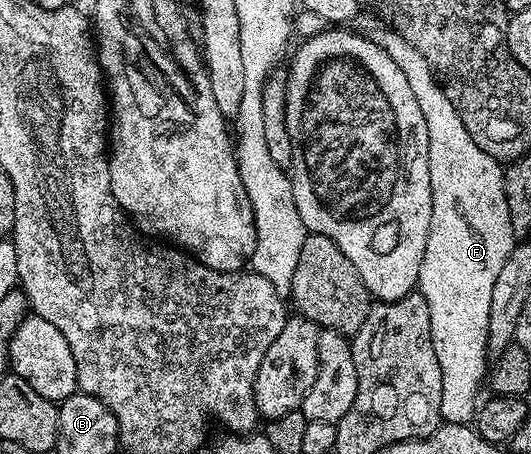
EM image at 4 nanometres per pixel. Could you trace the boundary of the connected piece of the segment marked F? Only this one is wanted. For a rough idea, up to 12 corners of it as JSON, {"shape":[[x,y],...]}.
{"shape":[[396,28],[427,119],[431,231],[417,284],[443,371],[442,422],[487,377],[491,291],[515,246],[505,169]]}

